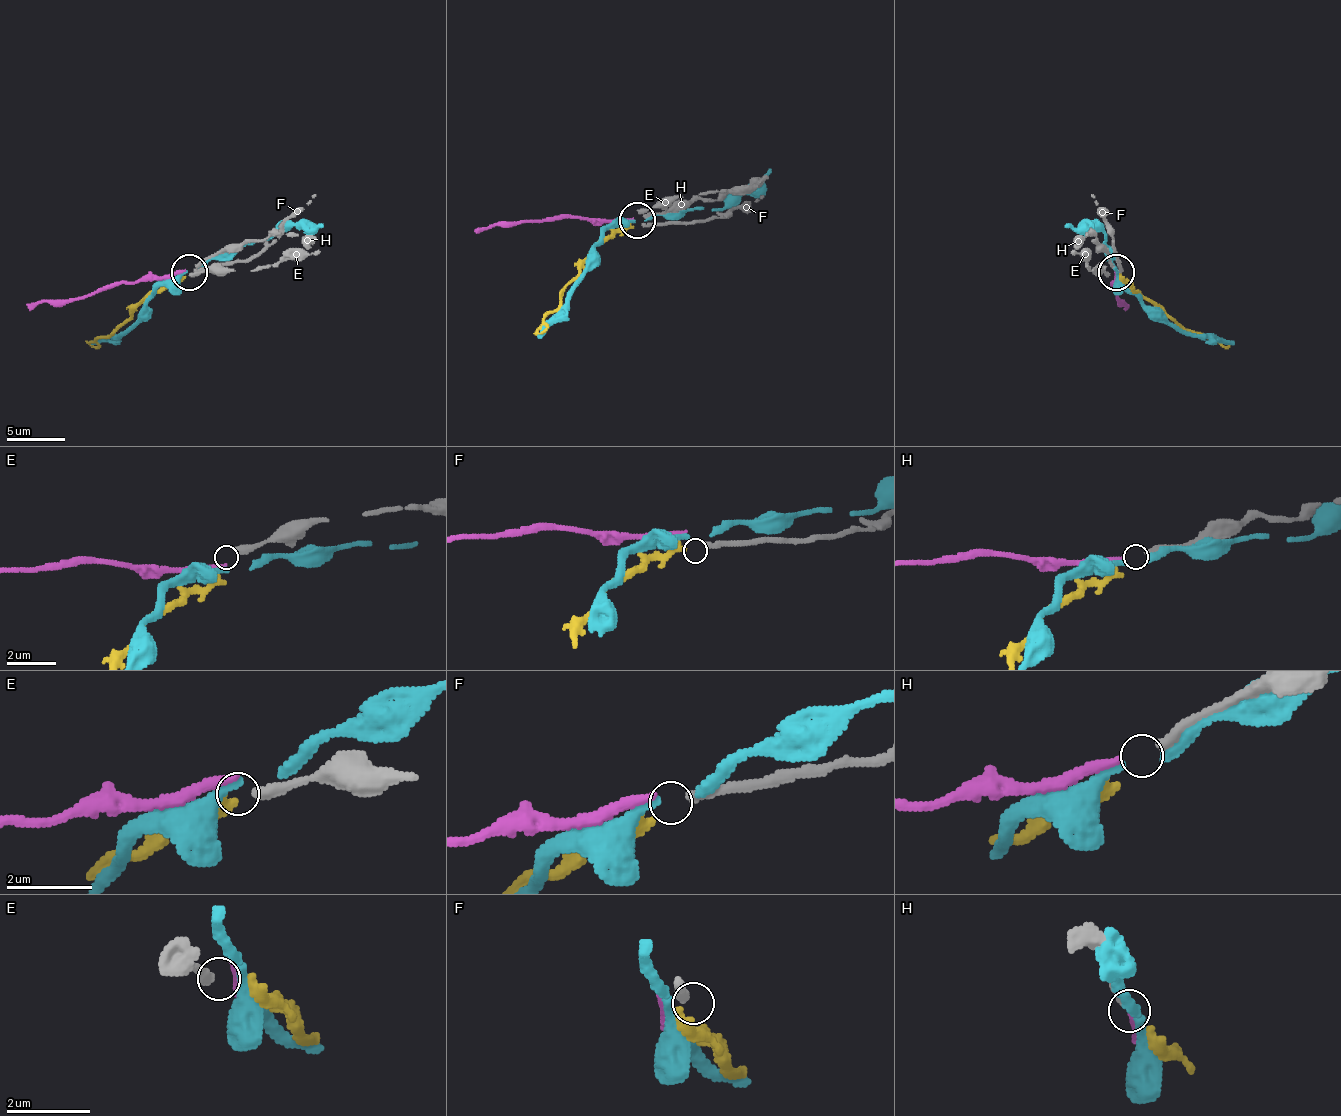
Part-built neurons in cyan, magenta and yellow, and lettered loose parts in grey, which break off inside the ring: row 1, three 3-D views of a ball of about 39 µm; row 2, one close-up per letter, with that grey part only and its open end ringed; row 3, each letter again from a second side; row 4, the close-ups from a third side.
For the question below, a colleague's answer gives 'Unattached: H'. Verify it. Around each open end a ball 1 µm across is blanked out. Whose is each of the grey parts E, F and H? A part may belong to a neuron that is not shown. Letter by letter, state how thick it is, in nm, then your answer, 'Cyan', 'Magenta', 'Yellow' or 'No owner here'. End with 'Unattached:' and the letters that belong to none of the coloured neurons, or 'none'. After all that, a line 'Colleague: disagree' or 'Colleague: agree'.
E: Thickness 280 nm. No owner here
F: Thickness 220 nm. Yellow
H: Thickness 220 nm. Magenta
Unattached: E
Colleague: disagree

